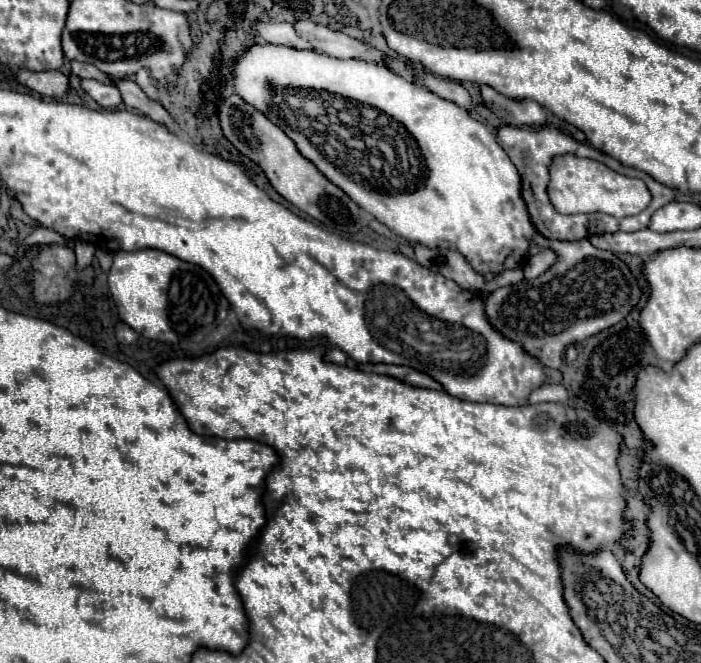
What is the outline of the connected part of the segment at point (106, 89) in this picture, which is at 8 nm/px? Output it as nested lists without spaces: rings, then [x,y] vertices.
[[[84,79],[84,81],[82,81],[82,87],[84,87],[84,91],[86,91],[88,95],[92,95],[92,99],[98,101],[102,107],[118,107],[118,105],[122,103],[122,97],[120,97],[118,89],[112,87],[112,85],[102,85],[102,83],[94,81],[94,79],[88,79],[88,81]]]

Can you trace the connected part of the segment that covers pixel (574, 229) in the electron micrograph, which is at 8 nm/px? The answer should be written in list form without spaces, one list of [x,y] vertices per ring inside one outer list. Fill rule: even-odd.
[[[500,125],[498,127],[498,133],[496,133],[502,149],[508,153],[508,157],[512,159],[512,163],[516,165],[518,169],[518,175],[522,177],[522,199],[526,201],[526,207],[528,207],[528,213],[530,213],[530,221],[534,223],[536,231],[542,233],[544,237],[548,239],[564,239],[564,241],[578,241],[578,239],[586,239],[590,235],[600,235],[602,231],[608,231],[608,233],[614,233],[618,231],[640,231],[640,229],[646,229],[650,225],[650,217],[654,211],[658,211],[658,207],[674,201],[680,193],[672,187],[666,187],[662,183],[658,183],[656,179],[652,179],[650,175],[646,175],[644,171],[638,171],[634,167],[624,167],[622,163],[618,163],[616,159],[612,159],[610,155],[586,145],[586,143],[578,143],[576,139],[572,139],[570,135],[564,135],[560,129],[556,127],[550,127],[550,125],[544,125],[540,129],[530,129],[530,127],[514,127],[514,125]],[[560,153],[574,153],[574,155],[580,155],[580,157],[590,157],[590,159],[596,159],[596,161],[602,161],[606,167],[622,173],[622,175],[628,175],[628,177],[638,177],[642,179],[650,193],[652,193],[652,203],[646,211],[642,211],[640,215],[634,215],[634,217],[624,217],[618,219],[612,217],[612,215],[604,215],[604,213],[590,213],[590,215],[560,215],[554,211],[554,207],[550,205],[548,201],[548,195],[546,195],[546,185],[548,185],[548,165],[550,165],[550,159],[554,155],[560,155]]]

